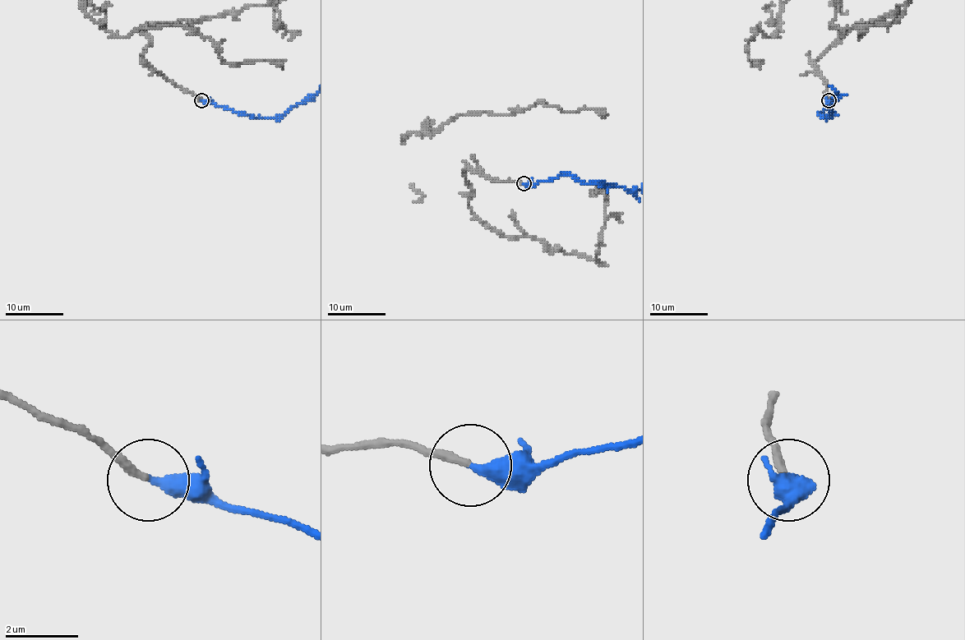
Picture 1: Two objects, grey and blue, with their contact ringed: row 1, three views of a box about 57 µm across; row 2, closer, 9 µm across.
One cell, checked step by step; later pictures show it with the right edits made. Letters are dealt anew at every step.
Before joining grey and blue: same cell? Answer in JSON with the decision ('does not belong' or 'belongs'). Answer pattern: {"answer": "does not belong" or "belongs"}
{"answer": "belongs"}

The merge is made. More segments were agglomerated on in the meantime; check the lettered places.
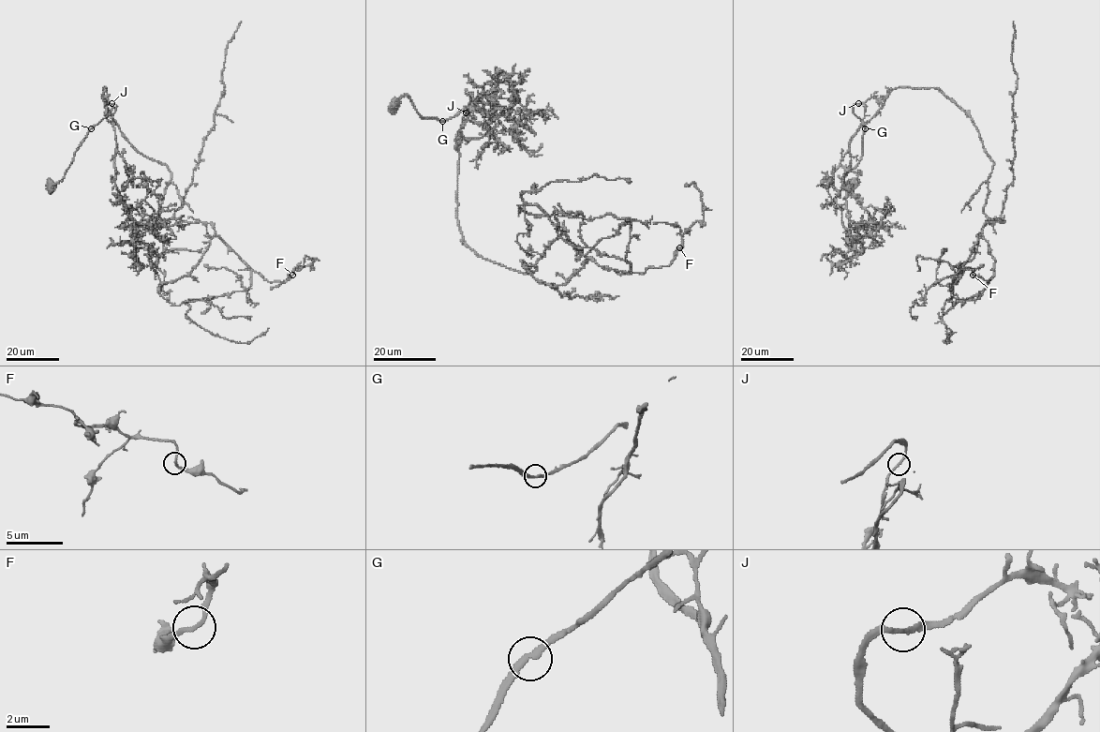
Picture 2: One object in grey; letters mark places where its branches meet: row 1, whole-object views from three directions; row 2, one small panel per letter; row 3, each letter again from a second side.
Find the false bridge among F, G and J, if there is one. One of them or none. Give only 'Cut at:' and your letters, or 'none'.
Cut at: none

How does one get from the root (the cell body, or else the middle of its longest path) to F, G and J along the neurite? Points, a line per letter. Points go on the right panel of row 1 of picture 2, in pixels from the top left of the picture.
F: (993, 163), (983, 212), (1004, 221), (982, 229), (994, 260), (994, 276), (986, 281), (973, 275)
G: (993, 163), (972, 118), (937, 88), (895, 88), (885, 96), (870, 97), (855, 104), (854, 113), (865, 128)
J: (993, 163), (972, 118), (937, 88), (895, 88), (885, 96), (870, 97), (858, 104)

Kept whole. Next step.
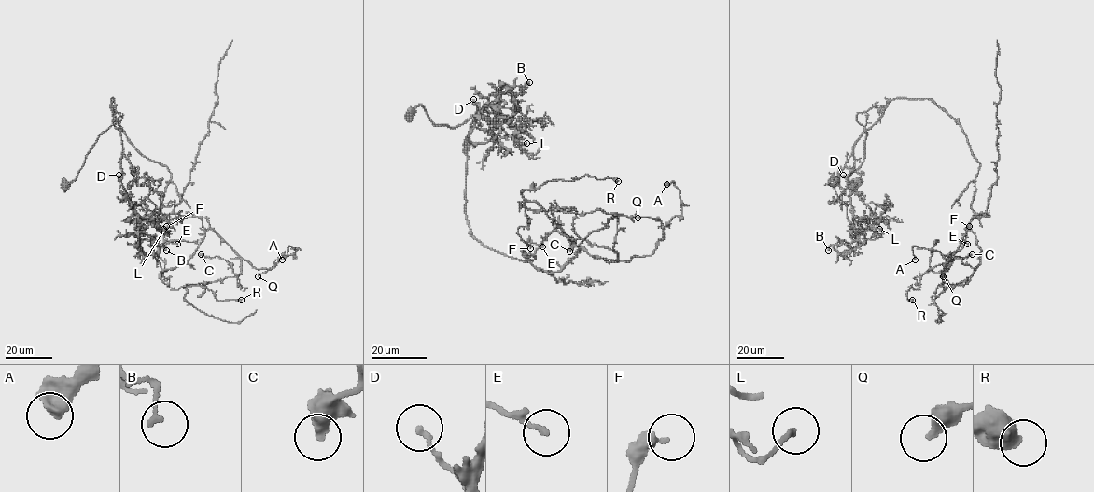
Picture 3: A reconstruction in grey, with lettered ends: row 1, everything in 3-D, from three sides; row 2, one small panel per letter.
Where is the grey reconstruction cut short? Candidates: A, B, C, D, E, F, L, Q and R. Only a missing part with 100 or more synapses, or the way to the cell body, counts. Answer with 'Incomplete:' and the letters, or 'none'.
Incomplete: none

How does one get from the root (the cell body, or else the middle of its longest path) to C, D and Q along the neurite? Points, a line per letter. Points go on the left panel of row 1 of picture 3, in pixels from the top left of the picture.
C: (163, 165), (171, 178), (160, 211), (205, 217), (240, 257), (237, 283), (241, 286), (230, 262), (201, 254)
D: (163, 165), (145, 157), (130, 141), (117, 122), (112, 98), (122, 147), (119, 175)
Q: (163, 165), (171, 178), (160, 211), (205, 217), (209, 226), (254, 268), (270, 269), (280, 258), (258, 276)

